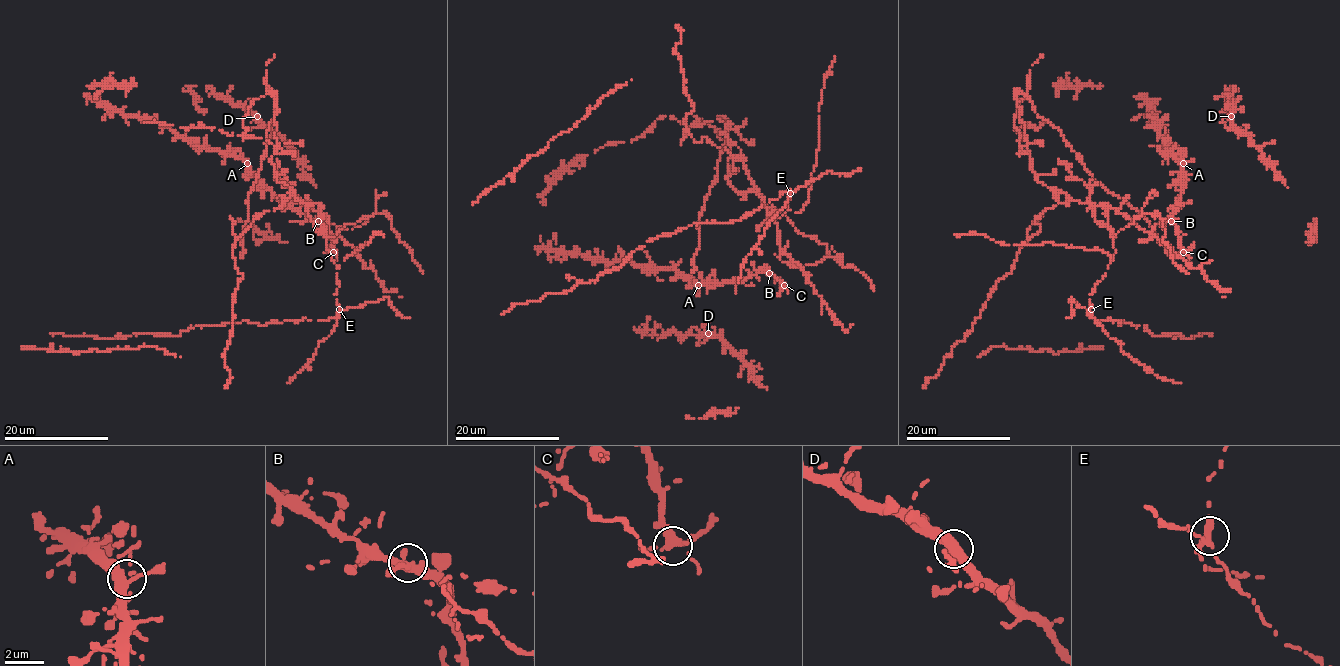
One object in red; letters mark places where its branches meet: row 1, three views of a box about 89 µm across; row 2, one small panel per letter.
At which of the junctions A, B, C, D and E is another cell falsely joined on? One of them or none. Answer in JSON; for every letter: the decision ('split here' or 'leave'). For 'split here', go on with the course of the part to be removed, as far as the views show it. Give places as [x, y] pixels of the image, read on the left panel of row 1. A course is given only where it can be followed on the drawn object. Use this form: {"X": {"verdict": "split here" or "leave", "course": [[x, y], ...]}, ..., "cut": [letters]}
{"A": {"verdict": "leave"}, "B": {"verdict": "leave"}, "C": {"verdict": "leave"}, "D": {"verdict": "leave"}, "E": {"verdict": "split here", "course": [[339, 309], [327, 240], [270, 159], [277, 149], [272, 90], [241, 257]]}, "cut": ["E"]}

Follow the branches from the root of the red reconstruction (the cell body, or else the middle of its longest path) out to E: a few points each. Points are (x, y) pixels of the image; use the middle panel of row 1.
E: (744, 162), (769, 213), (780, 217), (790, 210), (790, 192)

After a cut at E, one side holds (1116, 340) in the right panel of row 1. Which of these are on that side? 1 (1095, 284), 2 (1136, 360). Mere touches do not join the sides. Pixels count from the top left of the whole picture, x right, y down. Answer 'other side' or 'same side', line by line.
1: same side
2: same side

